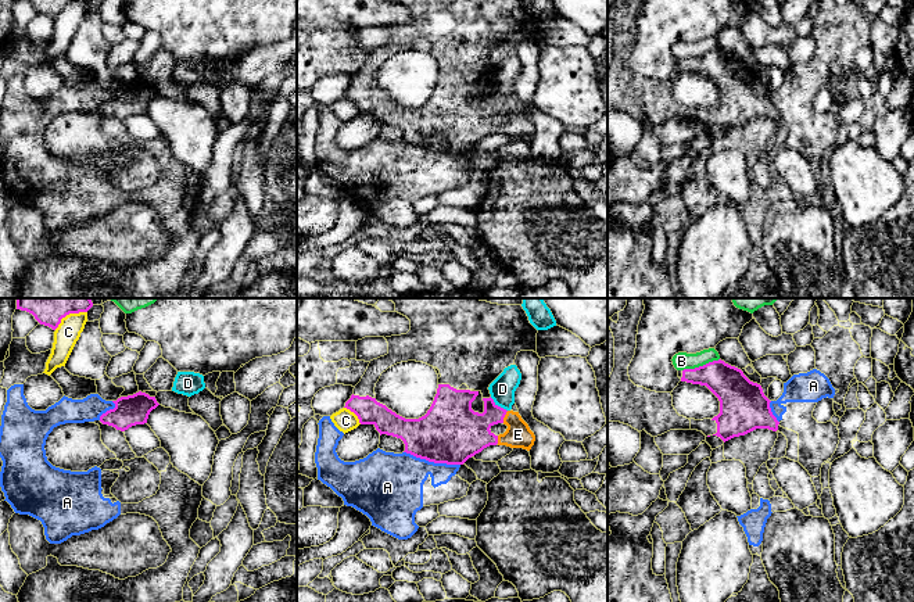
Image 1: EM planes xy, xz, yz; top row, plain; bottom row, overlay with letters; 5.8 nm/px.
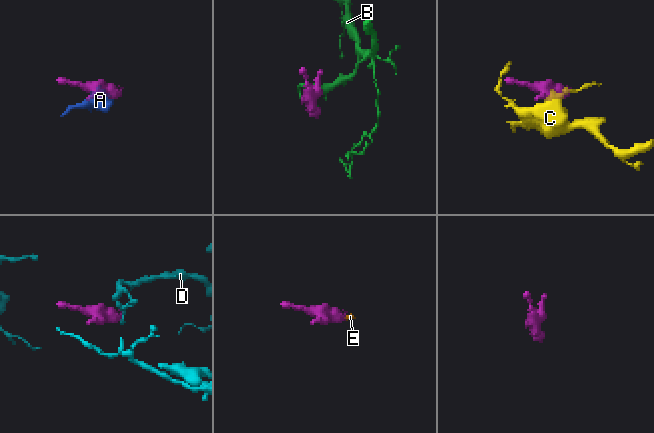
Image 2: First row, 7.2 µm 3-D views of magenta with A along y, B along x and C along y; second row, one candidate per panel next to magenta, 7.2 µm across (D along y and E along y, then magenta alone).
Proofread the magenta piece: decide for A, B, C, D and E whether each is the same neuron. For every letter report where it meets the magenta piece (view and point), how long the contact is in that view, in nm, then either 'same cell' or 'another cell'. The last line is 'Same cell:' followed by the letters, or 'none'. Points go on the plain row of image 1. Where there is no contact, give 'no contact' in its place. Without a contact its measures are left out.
A: xz (432, 150) | 340 nm | another cell
B: yz (701, 56) | 220 nm | another cell
C: xz (354, 101) | 140 nm | another cell
D: xz (497, 95) | 130 nm | another cell
E: xz (504, 106) | 80 nm | same cell
Same cell: E

